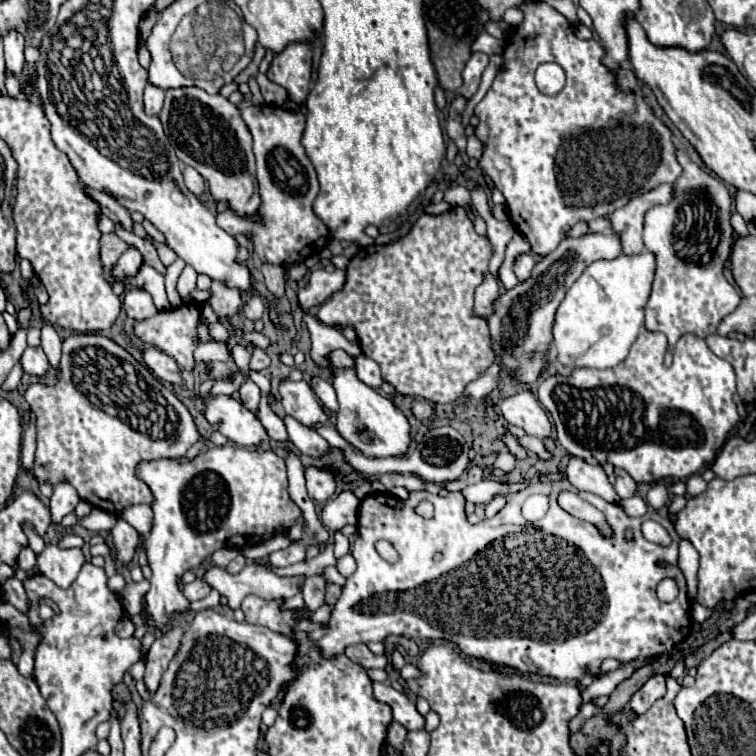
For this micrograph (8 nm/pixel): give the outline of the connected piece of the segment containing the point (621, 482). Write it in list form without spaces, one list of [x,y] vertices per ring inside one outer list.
[[[620,467],[614,469],[614,475],[616,475],[616,483],[614,483],[614,487],[616,487],[618,495],[620,495],[622,499],[632,497],[632,495],[636,493],[636,483],[634,483],[634,479],[632,479],[626,471],[622,471]]]

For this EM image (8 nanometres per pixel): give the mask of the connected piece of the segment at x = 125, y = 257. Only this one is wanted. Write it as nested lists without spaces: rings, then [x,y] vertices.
[[[128,247],[128,249],[120,255],[120,259],[116,261],[116,265],[112,267],[110,275],[112,275],[114,279],[118,279],[118,281],[126,281],[126,279],[134,277],[134,275],[140,271],[142,265],[144,265],[144,261],[142,261],[140,251],[138,251],[136,247]]]

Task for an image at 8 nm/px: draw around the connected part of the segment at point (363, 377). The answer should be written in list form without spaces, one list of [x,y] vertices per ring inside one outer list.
[[[358,355],[356,359],[356,375],[362,383],[366,383],[372,389],[380,389],[382,387],[382,375],[380,375],[380,367],[376,365],[376,361],[372,361],[366,355]]]

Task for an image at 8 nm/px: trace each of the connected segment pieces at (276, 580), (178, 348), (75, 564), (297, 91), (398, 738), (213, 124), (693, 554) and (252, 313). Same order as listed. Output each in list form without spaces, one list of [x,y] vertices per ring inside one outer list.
[[[258,563],[246,565],[236,575],[212,565],[200,579],[224,595],[232,609],[238,609],[242,599],[250,593],[262,599],[290,599],[304,583],[304,577],[278,577]]]
[[[182,305],[178,309],[171,311],[162,311],[156,313],[152,319],[144,319],[136,323],[136,337],[142,341],[142,345],[152,345],[158,347],[160,351],[168,353],[170,357],[174,357],[178,361],[178,365],[182,365],[184,369],[194,369],[196,363],[192,359],[192,351],[194,351],[194,337],[198,337],[200,341],[210,341],[210,335],[206,331],[206,327],[200,323],[198,319],[198,307],[196,305],[188,305],[188,311],[194,313],[182,313]]]
[[[46,545],[44,553],[38,557],[40,573],[52,579],[62,589],[74,583],[82,565],[84,555],[80,549],[60,549],[56,545]]]
[[[298,41],[274,53],[266,77],[284,87],[290,101],[302,105],[312,83],[312,45],[308,41]]]
[[[392,723],[390,727],[388,727],[388,741],[390,741],[390,745],[400,753],[402,751],[402,743],[404,743],[404,739],[406,739],[406,729],[400,725],[400,723]]]
[[[198,87],[168,89],[158,119],[162,121],[178,159],[204,177],[214,201],[226,203],[228,211],[234,211],[236,215],[262,223],[262,217],[258,215],[262,201],[258,199],[258,181],[254,175],[252,139],[238,107],[226,97],[210,95]]]
[[[680,539],[680,559],[678,565],[688,583],[688,595],[694,601],[696,597],[696,573],[698,573],[698,551],[688,539]]]
[[[250,295],[250,297],[246,299],[246,303],[244,303],[244,315],[246,315],[248,319],[256,321],[256,319],[262,317],[262,311],[264,311],[262,299],[260,299],[258,295]]]

